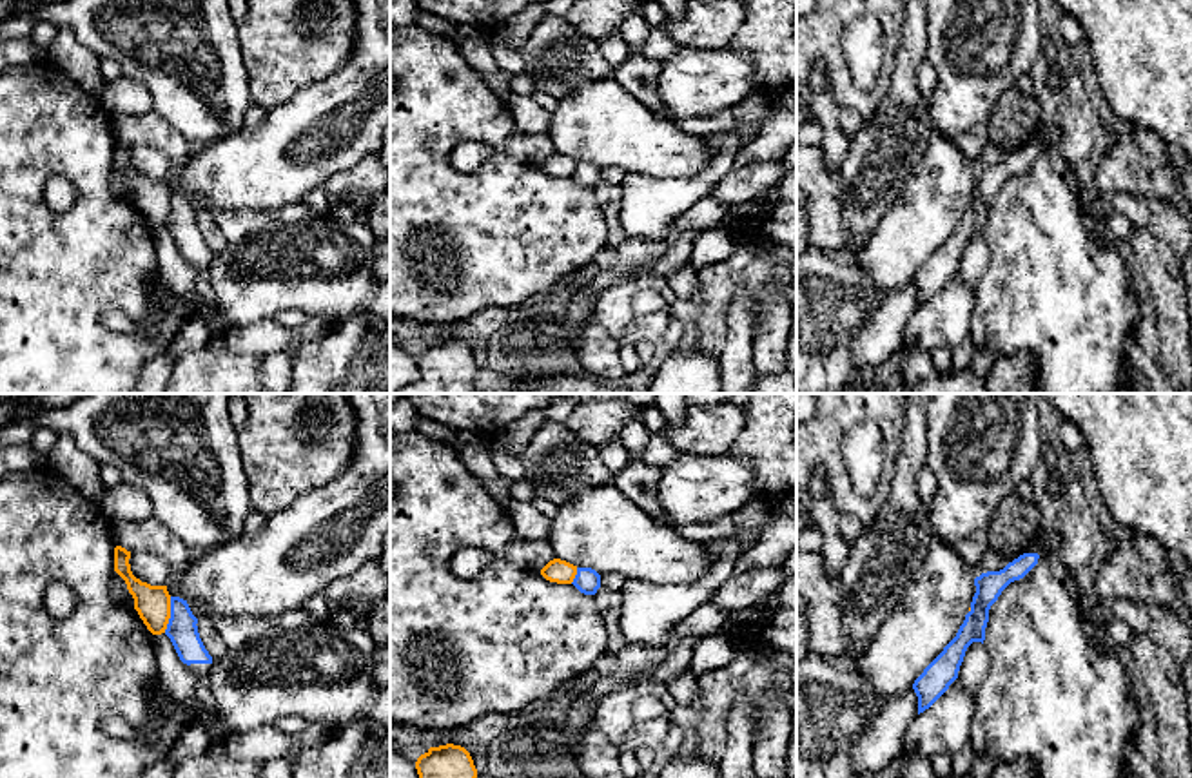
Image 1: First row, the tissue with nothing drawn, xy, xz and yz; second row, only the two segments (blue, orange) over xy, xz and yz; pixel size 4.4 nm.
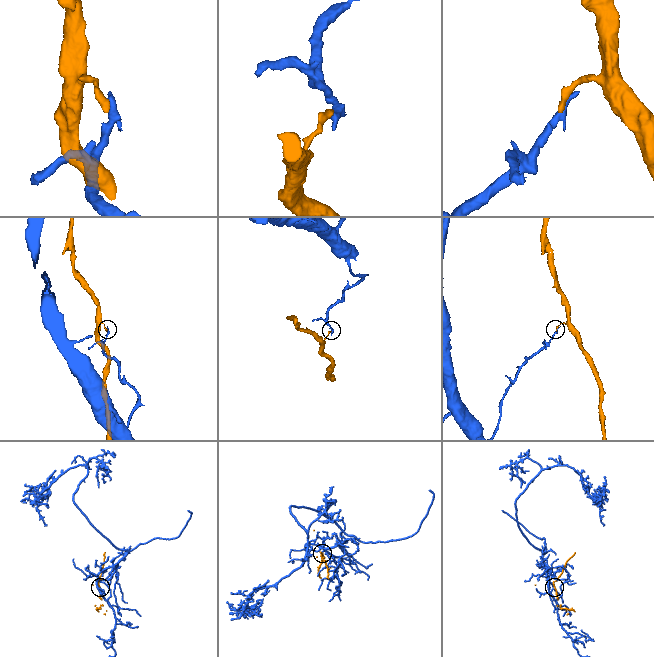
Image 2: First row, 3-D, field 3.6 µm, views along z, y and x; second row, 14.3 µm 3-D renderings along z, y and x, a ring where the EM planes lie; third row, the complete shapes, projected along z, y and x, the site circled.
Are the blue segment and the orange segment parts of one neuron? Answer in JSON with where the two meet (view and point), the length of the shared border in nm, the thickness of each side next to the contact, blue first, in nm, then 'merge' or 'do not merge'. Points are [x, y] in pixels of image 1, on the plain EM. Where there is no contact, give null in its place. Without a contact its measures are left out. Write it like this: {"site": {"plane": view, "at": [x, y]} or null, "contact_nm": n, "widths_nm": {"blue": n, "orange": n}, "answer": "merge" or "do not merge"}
{"site": {"plane": "xy", "at": [171, 209]}, "contact_nm": 160, "widths_nm": {"blue": 140, "orange": 160}, "answer": "do not merge"}

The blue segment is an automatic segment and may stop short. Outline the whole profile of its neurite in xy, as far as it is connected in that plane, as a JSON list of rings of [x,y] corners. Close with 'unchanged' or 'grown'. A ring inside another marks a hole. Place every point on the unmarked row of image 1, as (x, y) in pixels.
[[[171,190],[171,212],[165,229],[171,232],[180,254],[198,268],[198,294],[207,305],[216,306],[214,290],[207,276],[212,250],[203,239],[196,218],[198,212],[192,209],[187,194]]] | grown

